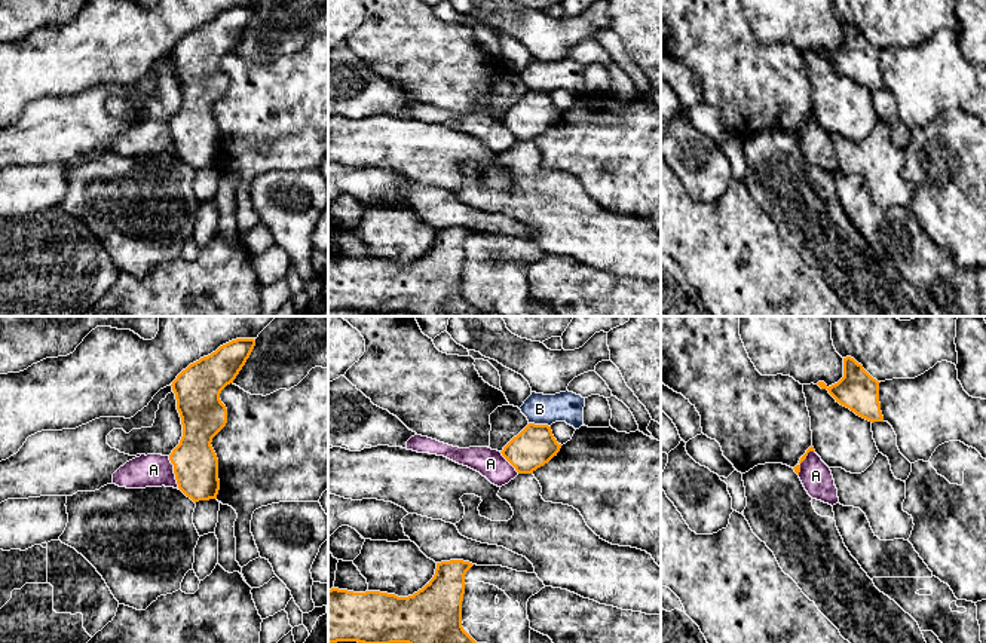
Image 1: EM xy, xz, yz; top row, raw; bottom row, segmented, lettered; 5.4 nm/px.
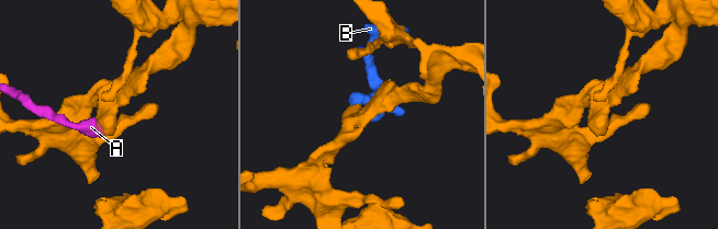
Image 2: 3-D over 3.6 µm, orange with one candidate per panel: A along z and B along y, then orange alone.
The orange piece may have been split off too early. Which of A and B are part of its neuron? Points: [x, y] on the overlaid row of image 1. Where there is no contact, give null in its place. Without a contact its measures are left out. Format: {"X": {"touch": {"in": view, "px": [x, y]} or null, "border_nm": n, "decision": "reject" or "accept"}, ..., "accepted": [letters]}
{"A": {"touch": {"in": "xy", "px": [174, 472]}, "border_nm": 200, "decision": "reject"}, "B": {"touch": {"in": "xz", "px": [539, 425]}, "border_nm": 120, "decision": "reject"}, "accepted": []}

